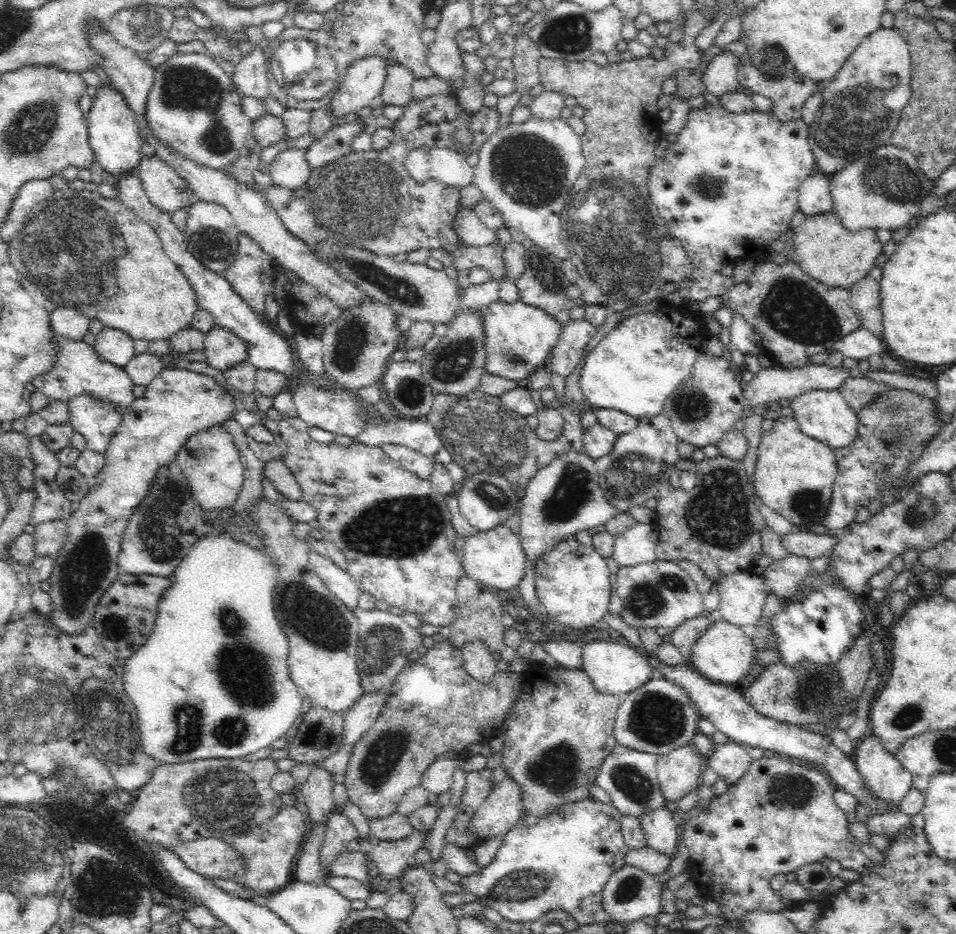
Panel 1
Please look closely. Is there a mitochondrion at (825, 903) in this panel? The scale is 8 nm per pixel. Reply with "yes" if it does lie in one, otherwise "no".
no

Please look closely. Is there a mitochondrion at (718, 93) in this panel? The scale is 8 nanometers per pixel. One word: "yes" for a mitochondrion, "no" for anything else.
no

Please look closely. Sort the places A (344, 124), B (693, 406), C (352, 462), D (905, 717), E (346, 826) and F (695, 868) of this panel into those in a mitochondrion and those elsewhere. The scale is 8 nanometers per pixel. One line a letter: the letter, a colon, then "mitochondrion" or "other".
A: other
B: mitochondrion
C: other
D: mitochondrion
E: other
F: other

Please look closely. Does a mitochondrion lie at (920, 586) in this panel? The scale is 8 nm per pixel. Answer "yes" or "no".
no

